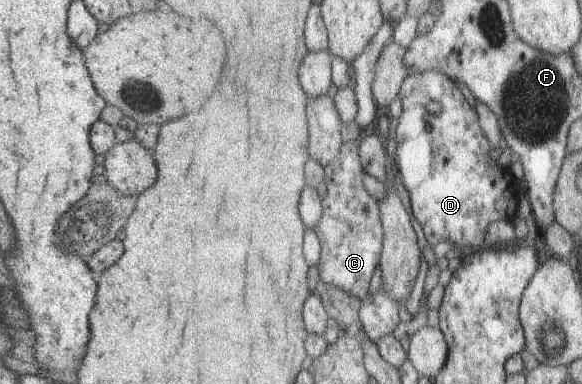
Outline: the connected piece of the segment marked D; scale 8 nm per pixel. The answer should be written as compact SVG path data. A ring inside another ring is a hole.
M437 70L413 74L405 82L400 98L403 101L403 114L397 129L399 148L395 161L403 183L410 192L415 216L423 225L429 243L432 247L443 242L461 247L489 247L488 231L491 225L499 220L514 222L518 217L519 198L525 191L525 183L511 168L497 163L496 150L491 139L485 135L479 111L469 103L467 95L450 75ZM433 101L441 104L440 115L433 115L429 111Z

